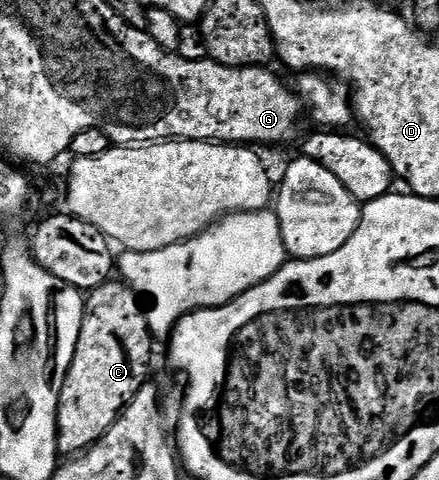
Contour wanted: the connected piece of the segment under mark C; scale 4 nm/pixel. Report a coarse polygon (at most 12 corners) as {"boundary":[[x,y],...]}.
{"boundary":[[122,279],[90,289],[59,395],[78,456],[148,383],[153,337]]}

